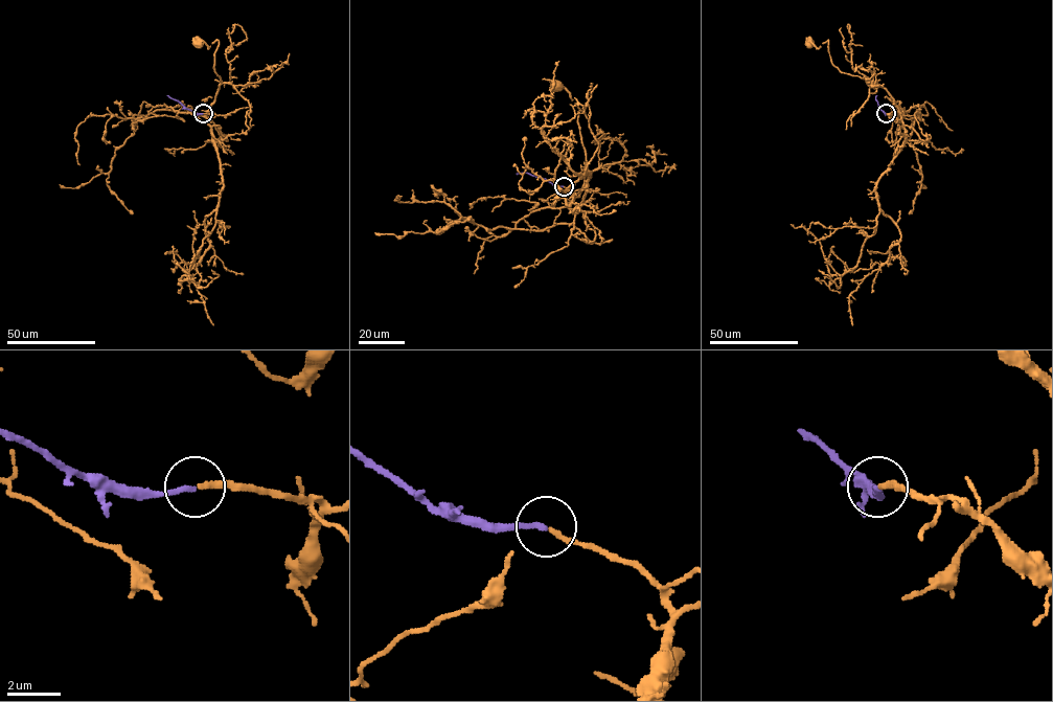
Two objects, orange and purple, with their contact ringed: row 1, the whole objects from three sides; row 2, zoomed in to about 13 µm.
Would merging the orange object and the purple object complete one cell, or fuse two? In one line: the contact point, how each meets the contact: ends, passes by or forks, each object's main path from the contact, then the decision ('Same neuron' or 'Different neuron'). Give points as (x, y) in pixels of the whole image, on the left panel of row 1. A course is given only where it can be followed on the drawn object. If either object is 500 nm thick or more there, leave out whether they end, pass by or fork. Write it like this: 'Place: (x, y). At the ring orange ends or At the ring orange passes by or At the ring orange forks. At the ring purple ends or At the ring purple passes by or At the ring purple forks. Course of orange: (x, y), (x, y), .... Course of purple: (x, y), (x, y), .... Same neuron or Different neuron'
Place: (203, 113). At the ring orange ends. At the ring purple ends. Course of orange: (203, 113), (210, 118), (207, 111), (221, 81), (213, 67), (219, 41), (209, 48), (202, 41), (200, 44). Course of purple: (203, 113), (186, 109), (167, 95). Same neuron

